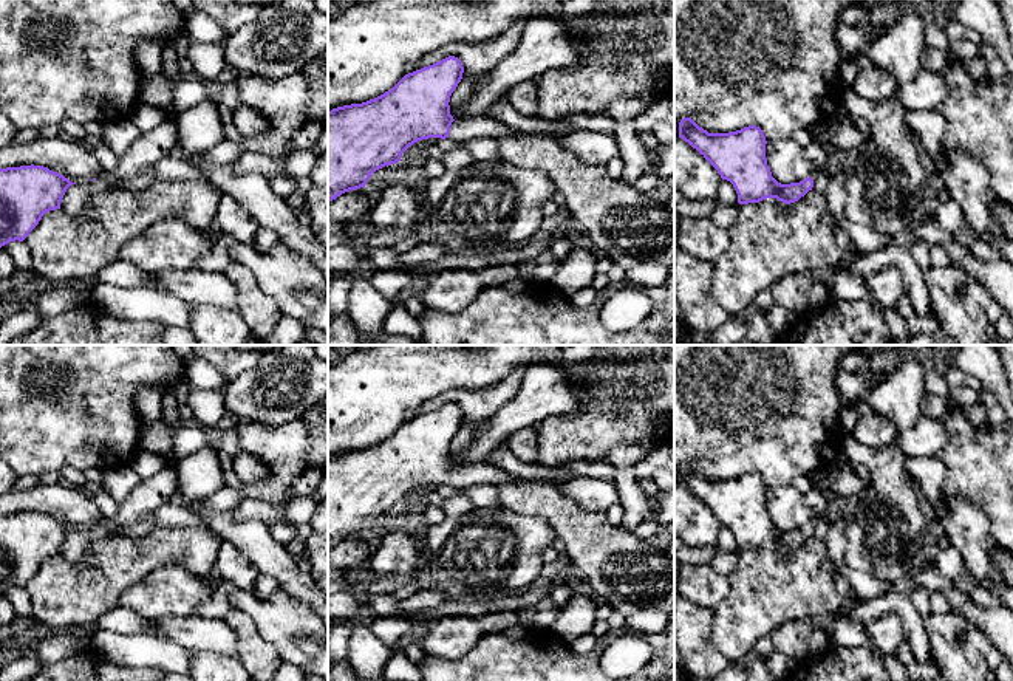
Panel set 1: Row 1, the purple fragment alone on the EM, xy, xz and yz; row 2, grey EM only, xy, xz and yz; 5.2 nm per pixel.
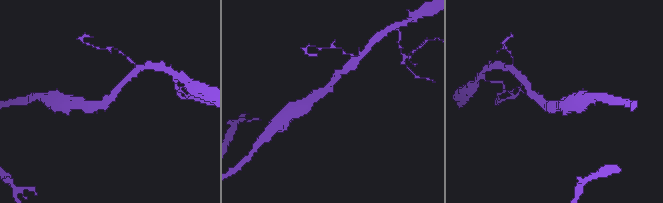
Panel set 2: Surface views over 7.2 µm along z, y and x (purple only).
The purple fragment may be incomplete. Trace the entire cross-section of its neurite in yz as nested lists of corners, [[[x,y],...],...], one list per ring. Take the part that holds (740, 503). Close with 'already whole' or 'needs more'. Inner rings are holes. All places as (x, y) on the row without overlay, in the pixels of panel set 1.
[[[691,464],[679,469],[679,484],[696,495],[721,522],[733,531],[739,551],[776,545],[786,551],[798,548],[813,534],[809,523],[800,529],[778,529],[767,512],[766,483],[756,472],[728,480],[708,480]]]; already whole

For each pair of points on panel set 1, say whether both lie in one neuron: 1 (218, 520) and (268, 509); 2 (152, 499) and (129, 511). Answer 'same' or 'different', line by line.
1: different
2: same

